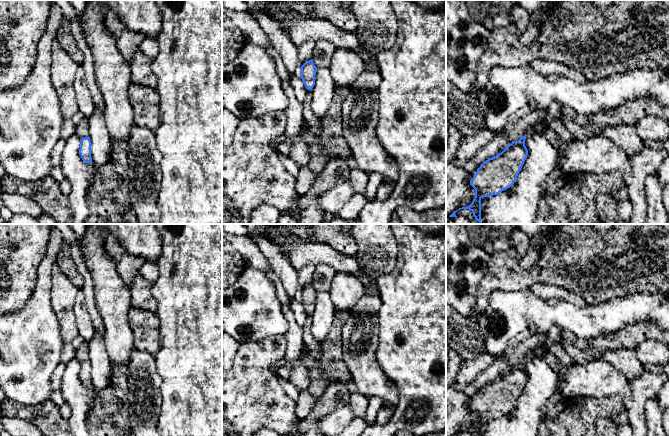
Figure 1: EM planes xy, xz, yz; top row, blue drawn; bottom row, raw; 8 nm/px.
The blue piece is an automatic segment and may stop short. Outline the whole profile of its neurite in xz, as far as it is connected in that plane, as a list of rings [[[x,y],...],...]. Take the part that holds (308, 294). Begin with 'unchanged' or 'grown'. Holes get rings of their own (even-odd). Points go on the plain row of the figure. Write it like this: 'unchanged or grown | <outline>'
grown | [[[313,283],[306,285],[301,290],[301,303],[307,313],[307,319],[303,325],[303,342],[308,349],[308,354],[313,361],[319,359],[321,343],[313,336],[311,332],[311,314],[315,309],[315,299],[317,291],[313,287]]]

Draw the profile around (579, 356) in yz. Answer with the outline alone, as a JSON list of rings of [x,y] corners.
[[[635,323],[626,325],[618,332],[600,335],[585,339],[588,347],[580,350],[568,341],[563,342],[563,348],[576,364],[586,364],[601,359],[602,354],[608,350],[618,348],[635,349],[641,342],[657,340],[665,344],[670,343],[670,330],[664,330],[655,323]]]

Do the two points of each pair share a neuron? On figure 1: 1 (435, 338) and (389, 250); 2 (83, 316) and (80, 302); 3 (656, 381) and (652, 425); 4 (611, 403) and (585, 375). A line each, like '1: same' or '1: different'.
1: different
2: same
3: different
4: different

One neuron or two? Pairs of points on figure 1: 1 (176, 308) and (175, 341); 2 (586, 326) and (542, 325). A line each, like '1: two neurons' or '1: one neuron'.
1: one neuron
2: one neuron

